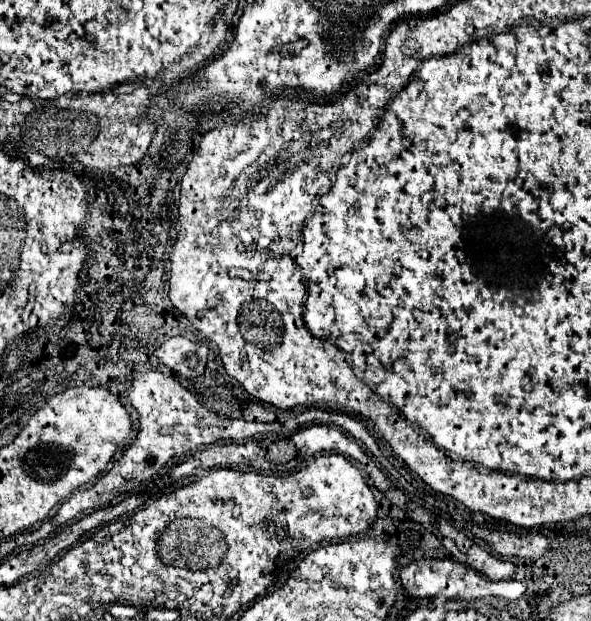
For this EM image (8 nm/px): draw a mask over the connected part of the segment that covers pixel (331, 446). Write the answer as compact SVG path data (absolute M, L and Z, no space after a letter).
M331 425L305 427L293 435L293 443L295 443L297 451L305 449L305 453L309 453L309 455L329 451L329 453L339 453L339 455L357 459L359 463L363 463L365 473L371 477L371 457L365 455L353 439L349 439L345 433L341 433L339 429L335 429Z

